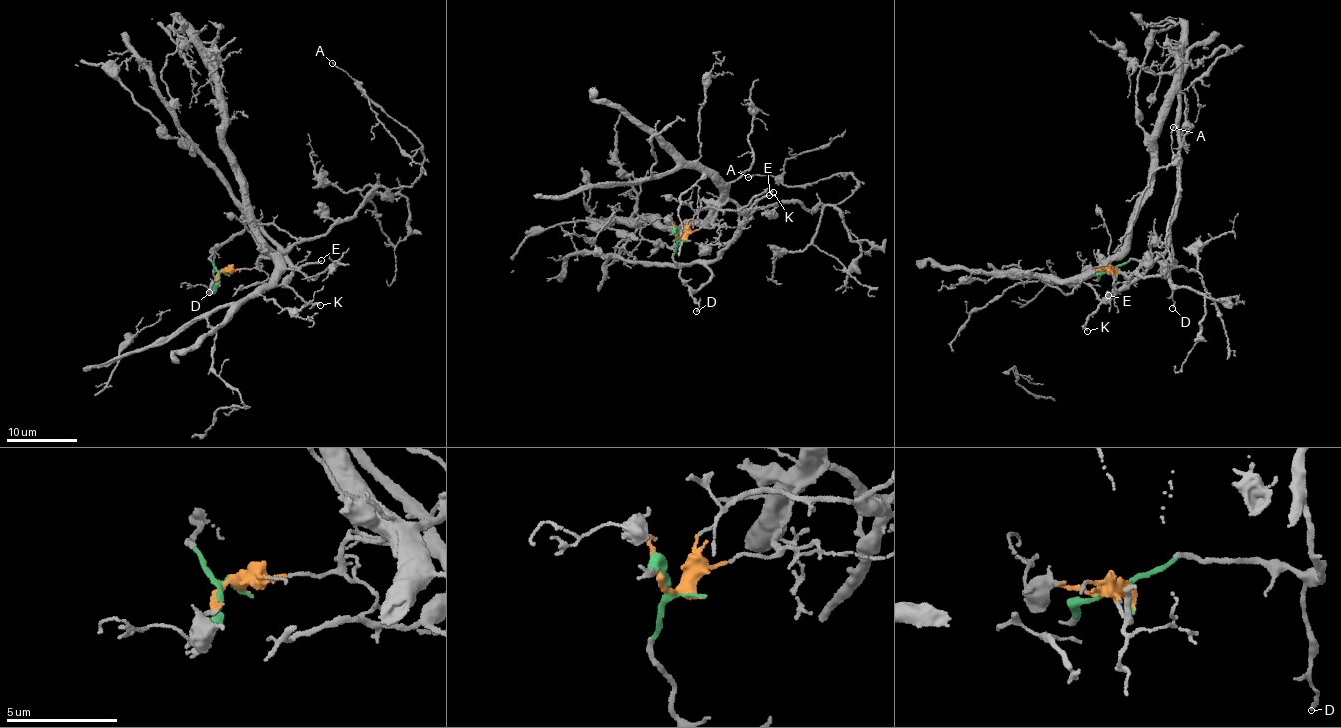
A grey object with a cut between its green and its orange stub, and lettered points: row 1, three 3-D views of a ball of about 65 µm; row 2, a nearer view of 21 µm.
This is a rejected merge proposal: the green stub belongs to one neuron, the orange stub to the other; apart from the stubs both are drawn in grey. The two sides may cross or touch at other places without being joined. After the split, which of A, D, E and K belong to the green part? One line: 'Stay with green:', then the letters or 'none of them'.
Stay with green: D, E, K

